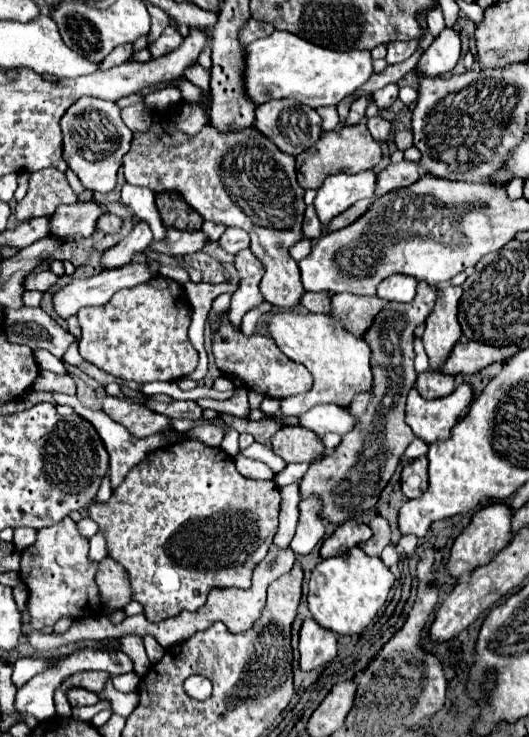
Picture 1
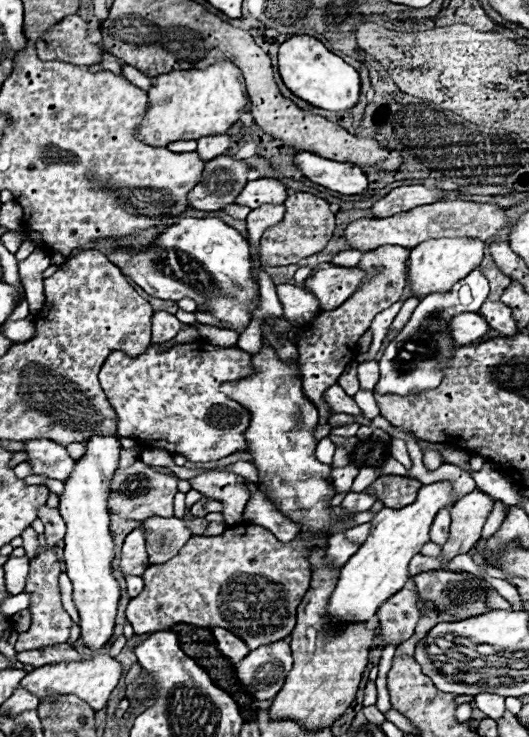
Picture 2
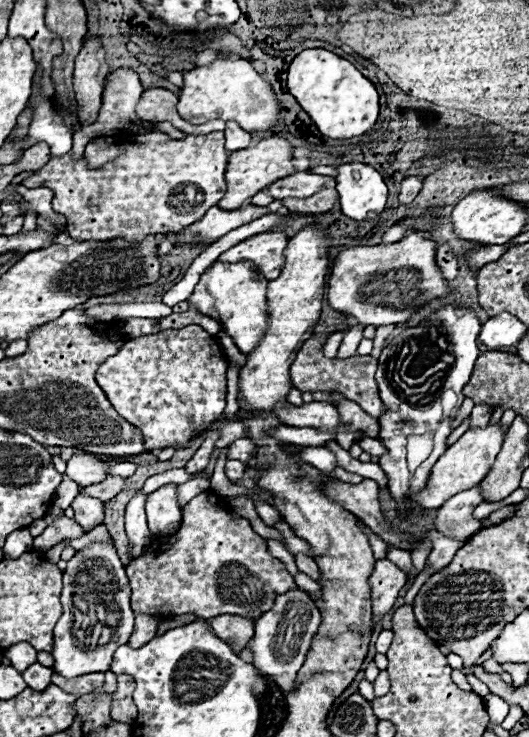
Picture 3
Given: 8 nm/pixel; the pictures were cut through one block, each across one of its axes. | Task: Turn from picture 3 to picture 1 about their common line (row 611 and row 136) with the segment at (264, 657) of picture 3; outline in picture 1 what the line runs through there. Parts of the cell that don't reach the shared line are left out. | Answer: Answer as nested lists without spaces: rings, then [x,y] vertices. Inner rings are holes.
[[[280,98],[280,100],[268,100],[256,108],[256,128],[262,130],[282,152],[298,156],[302,150],[314,146],[314,142],[320,138],[320,116],[314,108],[304,106],[292,98]]]

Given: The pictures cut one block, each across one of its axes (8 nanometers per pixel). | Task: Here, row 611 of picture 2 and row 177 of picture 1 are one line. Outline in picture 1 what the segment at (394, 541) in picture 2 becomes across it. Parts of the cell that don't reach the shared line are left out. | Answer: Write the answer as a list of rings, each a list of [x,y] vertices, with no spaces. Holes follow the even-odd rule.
[[[366,170],[366,172],[358,172],[358,174],[328,176],[314,200],[322,226],[326,226],[334,216],[338,216],[346,208],[350,208],[354,202],[358,202],[362,198],[372,198],[374,190],[376,190],[374,170]]]

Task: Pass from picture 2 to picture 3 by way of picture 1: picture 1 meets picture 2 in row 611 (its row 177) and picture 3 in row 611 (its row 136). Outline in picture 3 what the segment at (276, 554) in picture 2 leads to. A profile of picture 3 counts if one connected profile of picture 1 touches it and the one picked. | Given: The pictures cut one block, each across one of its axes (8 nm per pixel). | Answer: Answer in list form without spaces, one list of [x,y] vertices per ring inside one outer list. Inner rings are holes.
[[[206,490],[194,496],[182,514],[182,526],[176,534],[160,536],[146,556],[126,566],[136,614],[174,616],[192,612],[206,620],[218,614],[234,614],[256,620],[274,606],[276,596],[296,588],[294,576],[278,558],[268,554],[264,540],[250,528],[248,520],[238,520],[226,512],[214,492]]]

